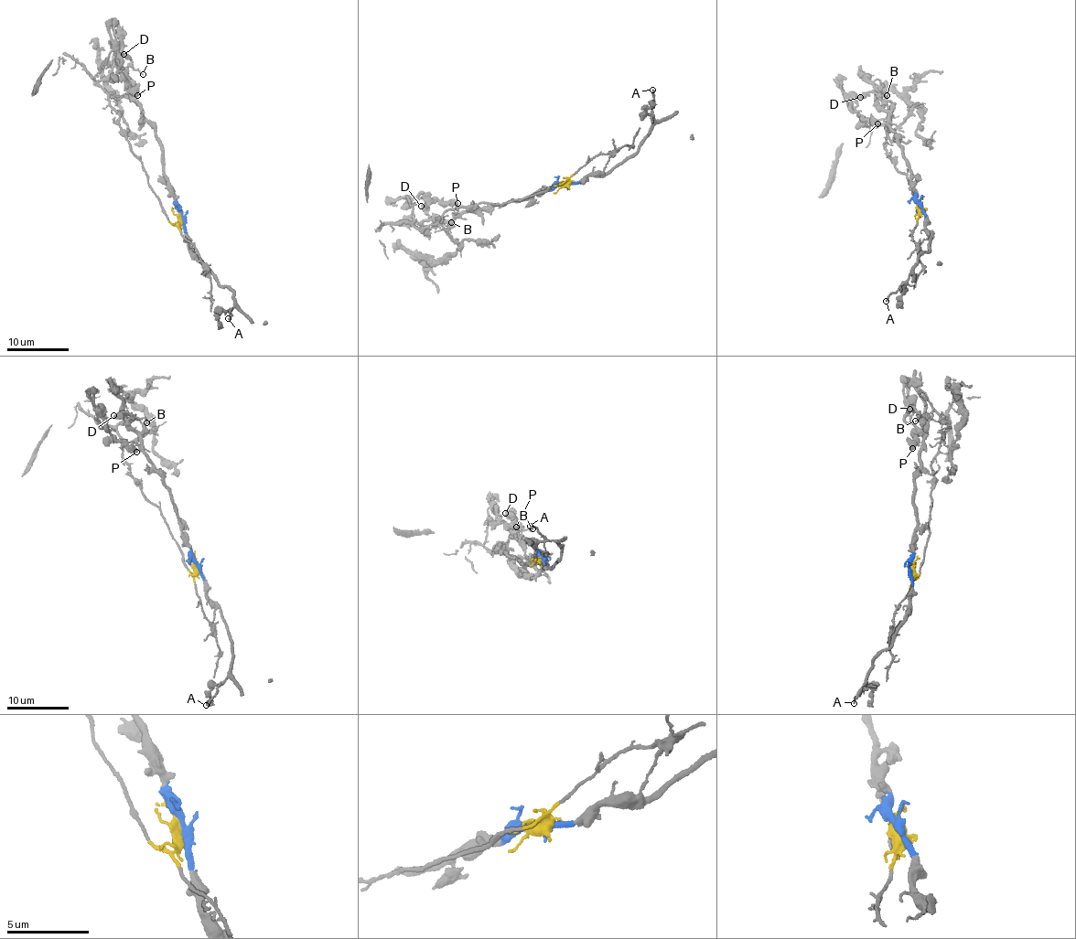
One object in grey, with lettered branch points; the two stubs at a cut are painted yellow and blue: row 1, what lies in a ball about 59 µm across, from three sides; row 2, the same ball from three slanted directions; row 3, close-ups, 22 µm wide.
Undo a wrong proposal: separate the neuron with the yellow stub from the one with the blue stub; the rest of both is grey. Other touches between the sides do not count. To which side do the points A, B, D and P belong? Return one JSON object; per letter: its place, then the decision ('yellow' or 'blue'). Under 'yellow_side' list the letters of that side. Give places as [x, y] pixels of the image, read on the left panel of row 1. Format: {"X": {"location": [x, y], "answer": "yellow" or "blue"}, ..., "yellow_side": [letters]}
{"A": {"location": [228, 318], "answer": "blue"}, "B": {"location": [143, 74], "answer": "blue"}, "D": {"location": [123, 54], "answer": "blue"}, "P": {"location": [137, 95], "answer": "yellow"}, "yellow_side": ["P"]}

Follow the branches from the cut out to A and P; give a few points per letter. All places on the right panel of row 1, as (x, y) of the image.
A: (919, 206), (924, 215), (926, 229), (932, 234), (929, 250), (922, 255), (909, 280), (885, 301)
P: (919, 206), (919, 215), (908, 177), (896, 169), (884, 144), (887, 129), (847, 103), (878, 123)

